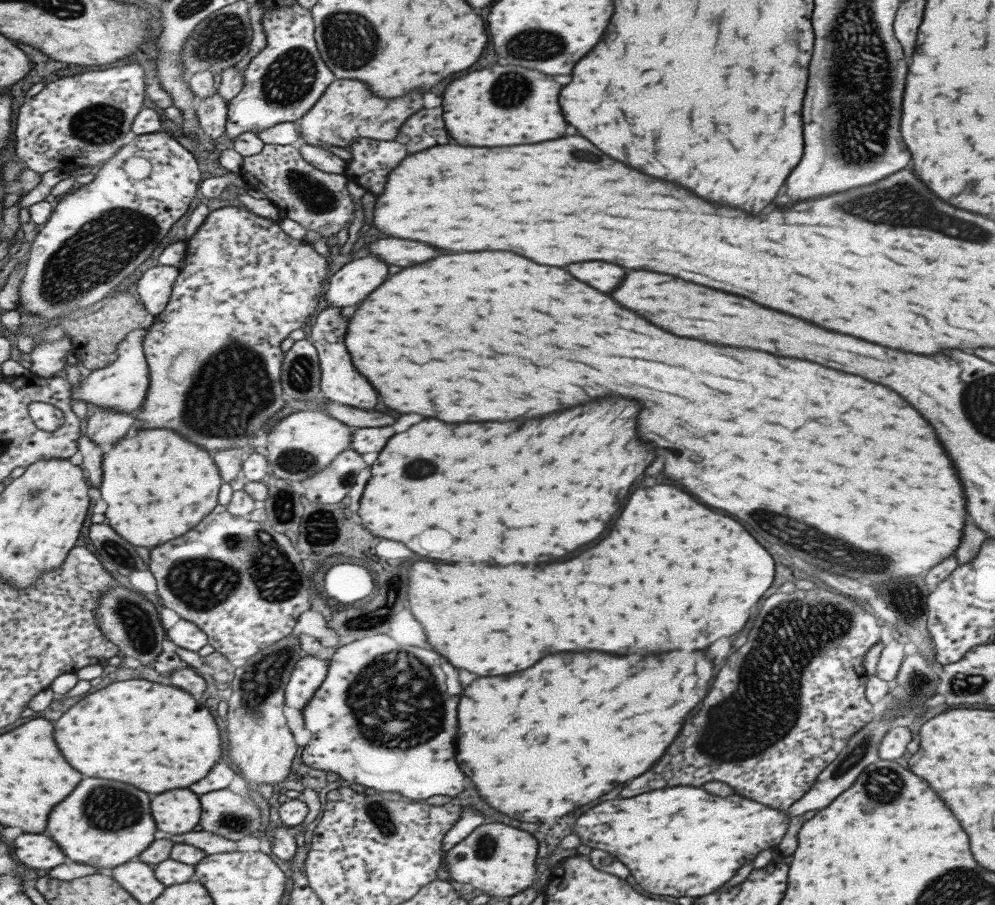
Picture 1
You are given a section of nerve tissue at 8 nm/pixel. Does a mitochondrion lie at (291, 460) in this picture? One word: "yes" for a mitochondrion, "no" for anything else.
yes

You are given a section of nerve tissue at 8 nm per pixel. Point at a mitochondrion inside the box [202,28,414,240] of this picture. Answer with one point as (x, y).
(290, 77)

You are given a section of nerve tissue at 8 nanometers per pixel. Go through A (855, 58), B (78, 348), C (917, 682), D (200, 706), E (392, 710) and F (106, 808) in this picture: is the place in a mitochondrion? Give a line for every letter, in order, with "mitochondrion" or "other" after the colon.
A: mitochondrion
B: other
C: mitochondrion
D: other
E: mitochondrion
F: mitochondrion

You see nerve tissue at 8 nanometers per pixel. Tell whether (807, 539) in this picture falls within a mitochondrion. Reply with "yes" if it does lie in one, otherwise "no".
yes

